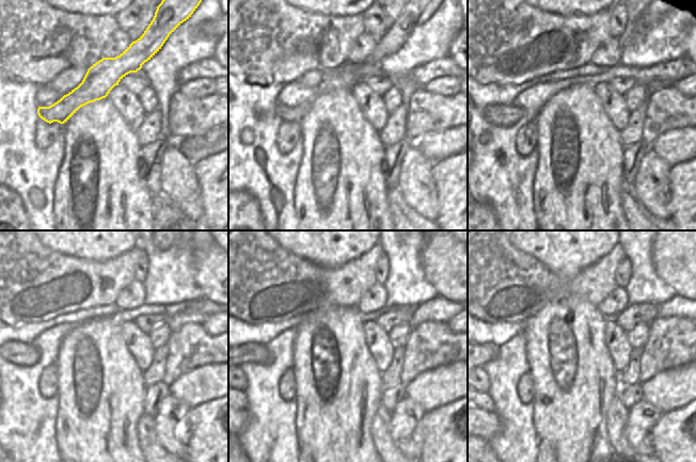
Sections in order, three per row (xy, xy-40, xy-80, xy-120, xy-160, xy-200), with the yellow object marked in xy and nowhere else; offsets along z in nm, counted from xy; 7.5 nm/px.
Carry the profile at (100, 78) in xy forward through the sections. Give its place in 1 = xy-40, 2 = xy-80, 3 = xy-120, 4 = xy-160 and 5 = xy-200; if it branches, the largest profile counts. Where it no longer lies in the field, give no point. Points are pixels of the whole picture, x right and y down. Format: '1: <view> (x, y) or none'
1: xy-40 (414, 13)
2: xy-80 (649, 17)
3: xy-120 (24, 354)
4: xy-160 (258, 353)
5: xy-200 (489, 351)

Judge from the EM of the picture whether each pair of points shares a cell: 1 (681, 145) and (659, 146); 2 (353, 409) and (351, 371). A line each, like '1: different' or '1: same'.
1: same
2: same

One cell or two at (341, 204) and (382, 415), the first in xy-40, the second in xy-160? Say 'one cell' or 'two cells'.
two cells

